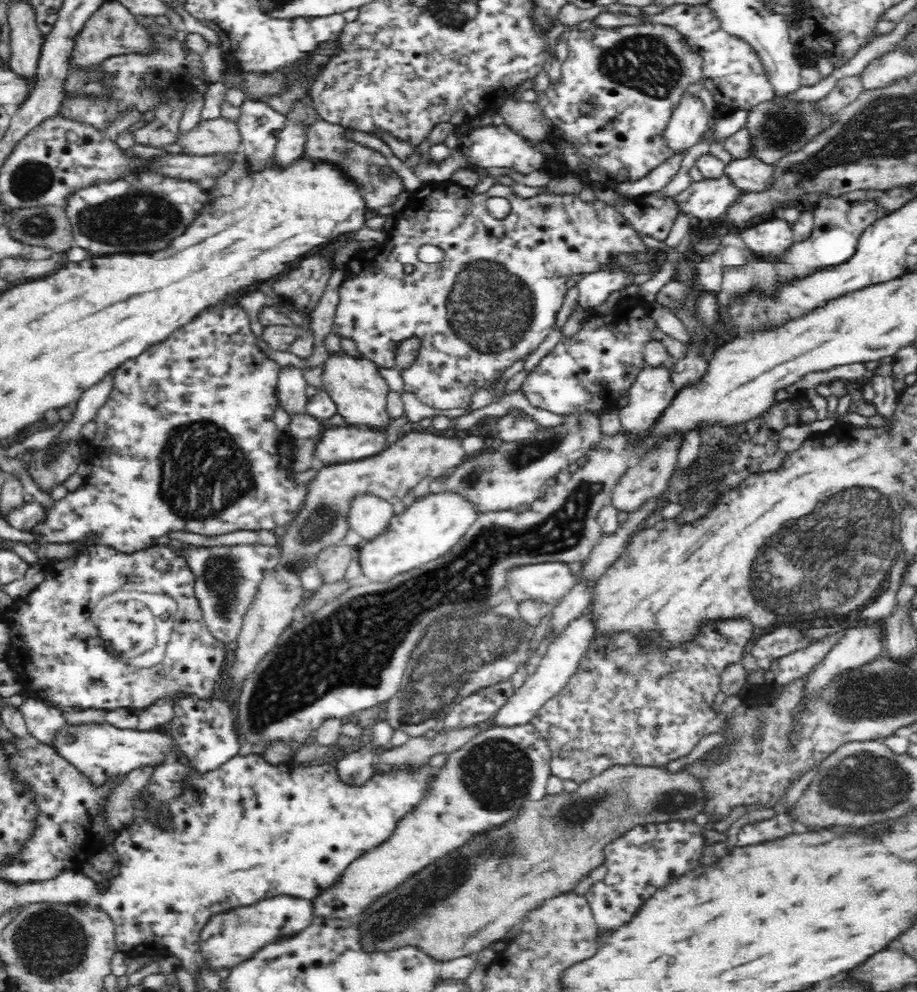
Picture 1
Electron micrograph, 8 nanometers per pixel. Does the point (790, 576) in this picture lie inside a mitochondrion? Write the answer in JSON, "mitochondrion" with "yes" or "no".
{"mitochondrion":"yes"}

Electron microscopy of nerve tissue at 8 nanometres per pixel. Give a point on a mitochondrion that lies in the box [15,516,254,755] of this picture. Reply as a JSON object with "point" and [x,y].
{"point":[222,576]}

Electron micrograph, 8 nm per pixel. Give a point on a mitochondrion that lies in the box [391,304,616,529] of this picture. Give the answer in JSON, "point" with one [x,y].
{"point":[524,455]}

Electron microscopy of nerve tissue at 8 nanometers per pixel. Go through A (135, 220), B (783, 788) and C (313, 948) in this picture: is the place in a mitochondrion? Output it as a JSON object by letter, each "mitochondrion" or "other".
{"A":"mitochondrion","B":"other","C":"other"}

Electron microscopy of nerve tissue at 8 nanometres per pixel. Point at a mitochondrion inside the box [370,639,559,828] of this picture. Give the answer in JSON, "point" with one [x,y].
{"point":[496,773]}

